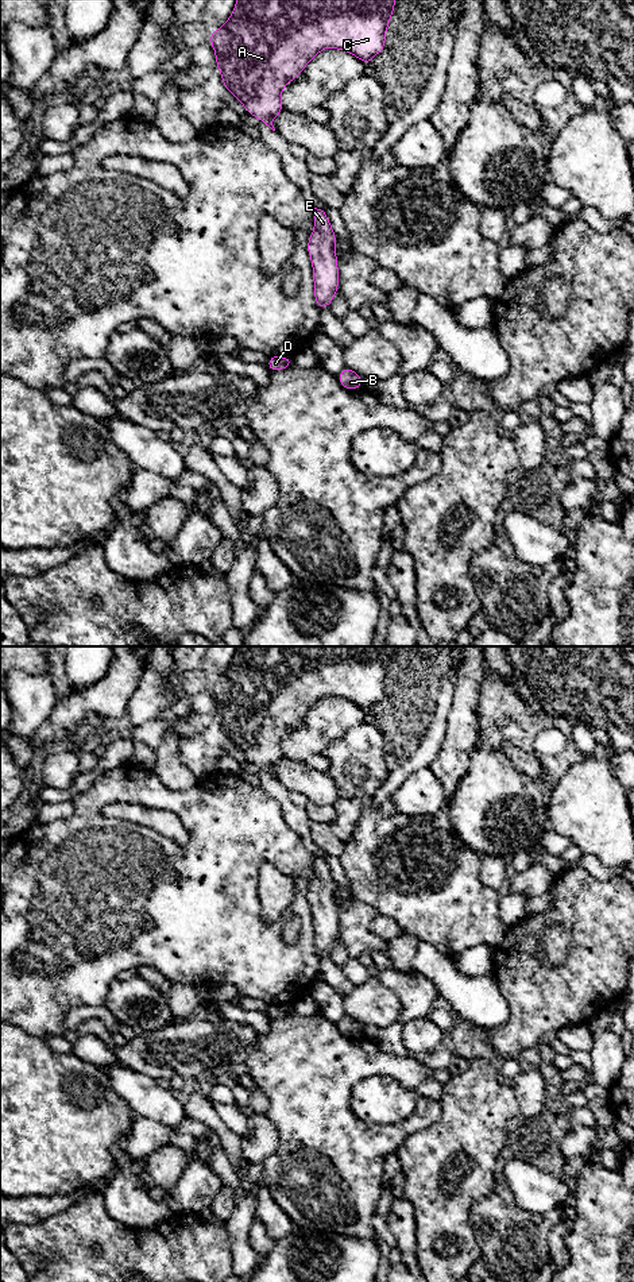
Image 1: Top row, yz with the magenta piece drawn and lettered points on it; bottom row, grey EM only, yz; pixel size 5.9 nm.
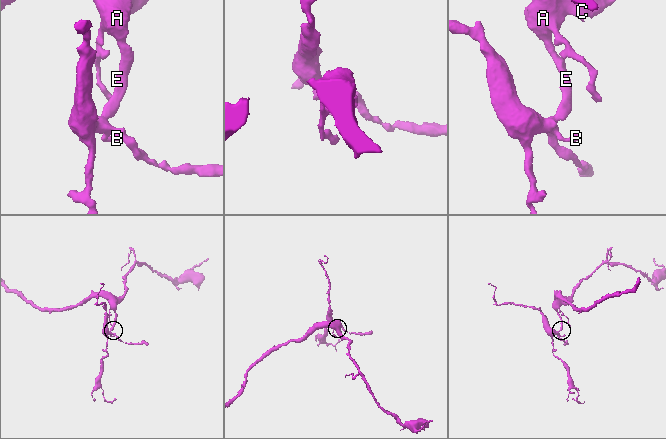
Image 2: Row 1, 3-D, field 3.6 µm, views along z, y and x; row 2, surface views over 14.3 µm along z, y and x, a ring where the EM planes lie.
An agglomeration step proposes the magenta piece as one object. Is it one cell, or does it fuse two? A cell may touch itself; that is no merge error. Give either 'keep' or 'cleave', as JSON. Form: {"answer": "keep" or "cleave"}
{"answer": "cleave"}

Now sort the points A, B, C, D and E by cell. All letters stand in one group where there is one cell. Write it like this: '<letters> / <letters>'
A B C E / D

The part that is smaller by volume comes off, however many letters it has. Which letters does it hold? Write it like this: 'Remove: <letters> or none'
Remove: D

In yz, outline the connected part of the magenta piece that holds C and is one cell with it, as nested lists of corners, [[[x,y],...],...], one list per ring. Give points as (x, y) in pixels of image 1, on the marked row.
[[[237,0],[228,22],[210,32],[216,65],[224,88],[272,131],[272,119],[283,111],[282,89],[306,67],[312,58],[326,47],[344,50],[366,65],[384,50],[386,30],[394,12],[395,0]]]

